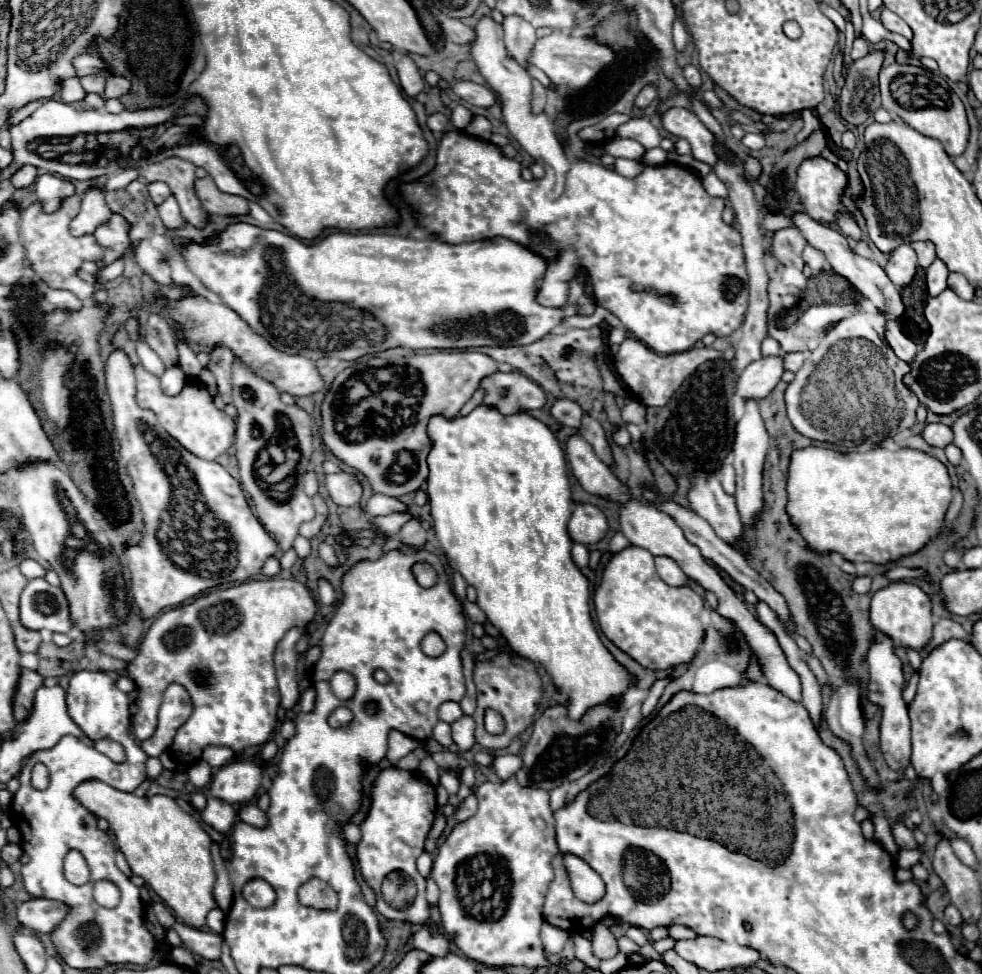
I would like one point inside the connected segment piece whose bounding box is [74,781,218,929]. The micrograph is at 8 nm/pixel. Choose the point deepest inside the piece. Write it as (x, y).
(164, 845)

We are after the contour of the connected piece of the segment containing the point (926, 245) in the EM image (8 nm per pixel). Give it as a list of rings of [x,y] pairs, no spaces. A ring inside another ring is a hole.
[[[912,241],[910,247],[918,253],[920,267],[928,267],[936,259],[936,249],[932,241]]]

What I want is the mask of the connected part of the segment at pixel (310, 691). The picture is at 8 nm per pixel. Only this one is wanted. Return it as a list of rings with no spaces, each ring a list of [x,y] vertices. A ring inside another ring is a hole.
[[[308,687],[308,689],[302,693],[298,705],[300,705],[300,709],[302,709],[304,713],[310,713],[310,711],[314,709],[314,705],[316,705],[316,689],[314,689],[314,687]]]

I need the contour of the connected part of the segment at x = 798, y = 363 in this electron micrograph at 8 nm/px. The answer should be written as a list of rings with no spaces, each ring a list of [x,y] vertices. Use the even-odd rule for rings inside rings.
[[[782,353],[782,359],[784,359],[784,369],[788,371],[798,371],[804,363],[802,353]]]

